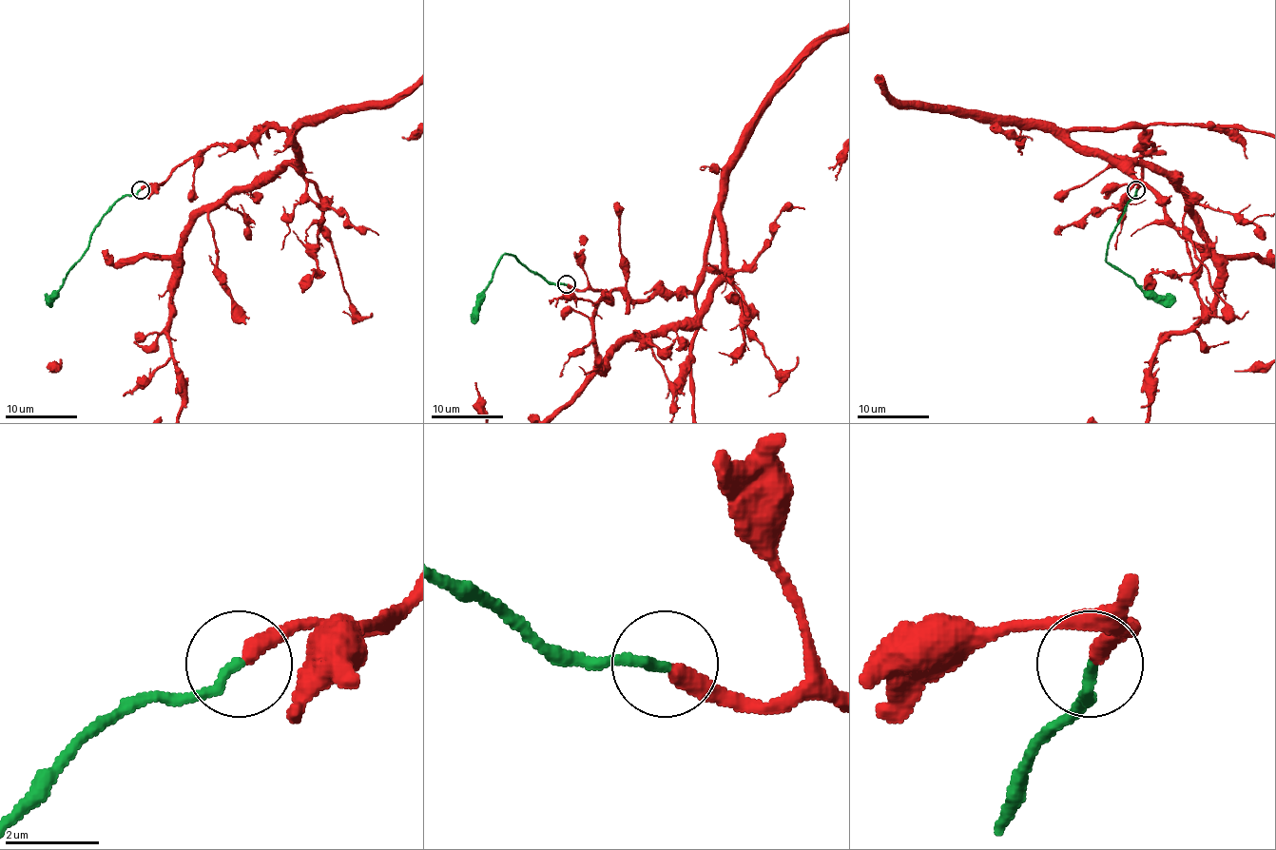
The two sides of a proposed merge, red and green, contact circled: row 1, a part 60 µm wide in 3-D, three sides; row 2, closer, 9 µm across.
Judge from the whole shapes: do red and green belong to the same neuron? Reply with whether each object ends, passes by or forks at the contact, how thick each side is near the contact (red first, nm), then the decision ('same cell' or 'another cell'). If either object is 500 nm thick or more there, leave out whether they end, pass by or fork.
red ends | green ends | 360/240 nm | same cell

